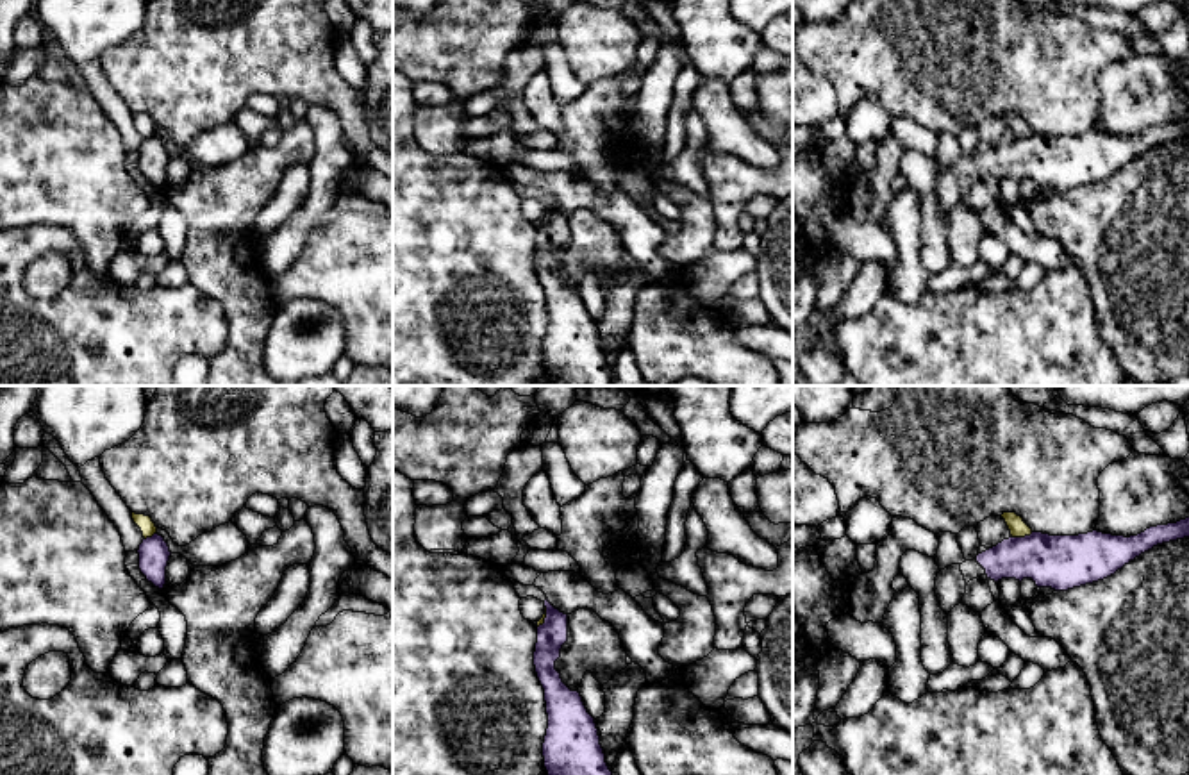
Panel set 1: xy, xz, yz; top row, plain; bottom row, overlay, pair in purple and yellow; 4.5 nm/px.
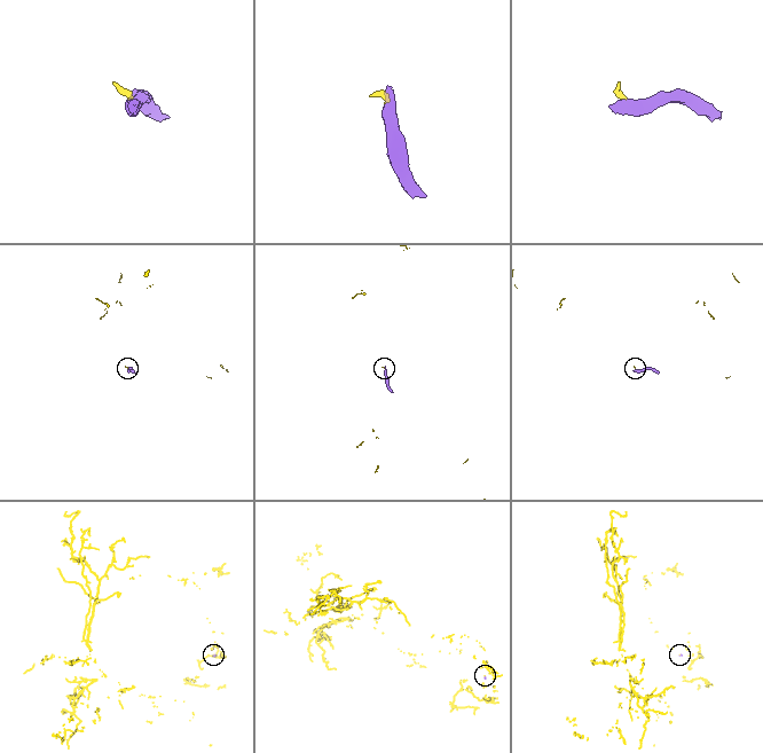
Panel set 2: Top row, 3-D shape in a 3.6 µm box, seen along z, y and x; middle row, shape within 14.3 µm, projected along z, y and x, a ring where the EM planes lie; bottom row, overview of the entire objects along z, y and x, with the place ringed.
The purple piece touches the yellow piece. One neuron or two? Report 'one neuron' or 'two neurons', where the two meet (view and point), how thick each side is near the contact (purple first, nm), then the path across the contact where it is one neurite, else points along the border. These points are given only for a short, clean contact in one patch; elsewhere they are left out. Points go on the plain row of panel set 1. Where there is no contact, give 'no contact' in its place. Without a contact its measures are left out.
two neurons; contact yz (1022, 138); calibres 240 and 80 nm; border yz (1032, 133), (1013, 138)

